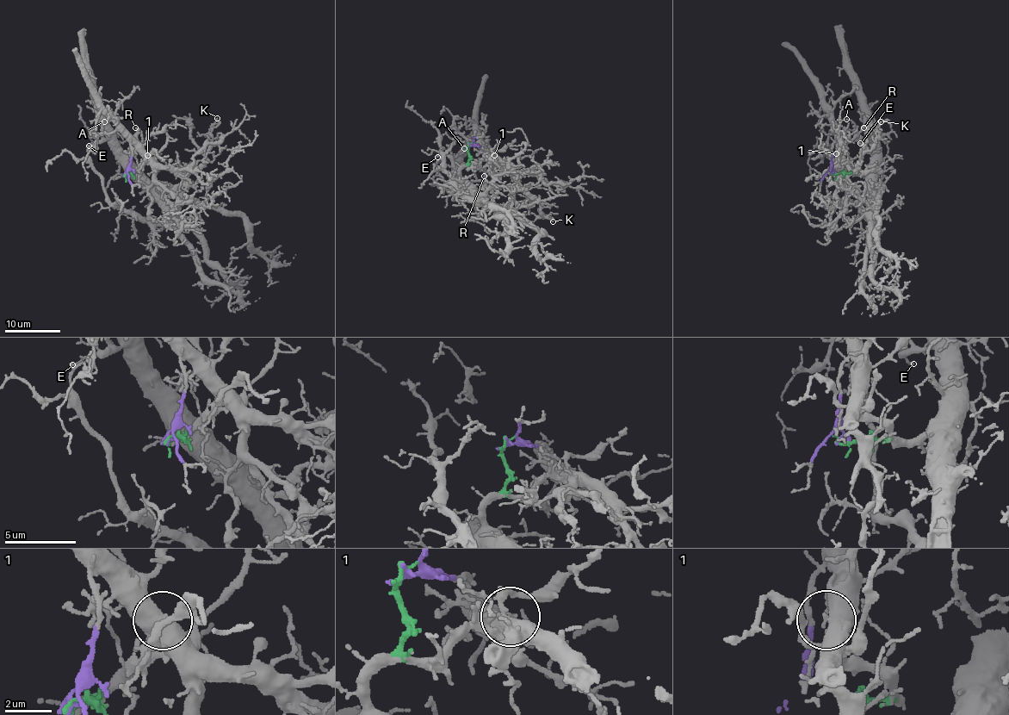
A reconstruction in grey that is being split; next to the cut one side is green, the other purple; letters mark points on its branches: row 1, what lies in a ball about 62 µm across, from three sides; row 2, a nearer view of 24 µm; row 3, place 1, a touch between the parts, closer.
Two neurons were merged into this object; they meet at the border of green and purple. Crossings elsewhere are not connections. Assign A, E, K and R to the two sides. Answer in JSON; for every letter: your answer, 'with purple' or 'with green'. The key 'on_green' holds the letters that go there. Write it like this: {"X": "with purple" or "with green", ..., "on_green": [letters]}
{"A": "with green", "E": "with green", "K": "with purple", "R": "with purple", "on_green": ["A", "E"]}

